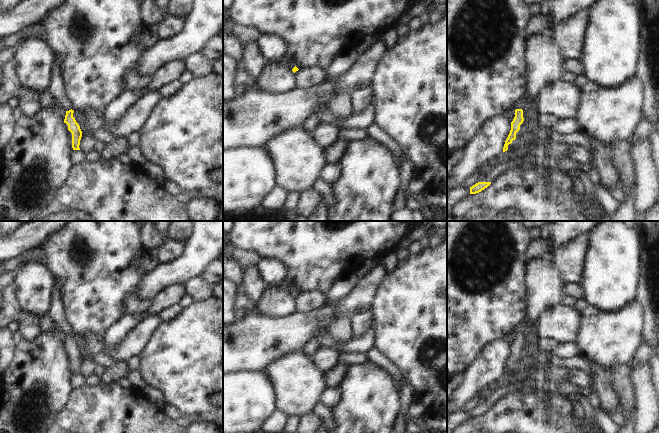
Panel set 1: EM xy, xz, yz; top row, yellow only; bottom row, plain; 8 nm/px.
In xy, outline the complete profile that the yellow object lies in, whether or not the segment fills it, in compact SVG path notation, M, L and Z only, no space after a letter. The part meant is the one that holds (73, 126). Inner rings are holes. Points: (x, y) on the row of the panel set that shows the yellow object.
M54 61L51 70L51 81L49 84L48 92L54 97L57 106L66 112L64 123L68 125L68 130L72 133L72 148L73 150L80 150L80 140L82 131L79 124L73 117L74 111L70 101L64 92L64 83L62 81L58 63Z

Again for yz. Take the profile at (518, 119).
M520 100L519 104L516 106L515 117L511 122L511 130L505 141L503 152L508 150L508 145L512 143L513 140L516 139L516 133L520 130L520 125L523 123L523 100Z

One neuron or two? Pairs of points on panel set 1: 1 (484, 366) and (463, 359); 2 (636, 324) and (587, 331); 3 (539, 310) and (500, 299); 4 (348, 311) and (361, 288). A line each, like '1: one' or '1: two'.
1: two
2: one
3: two
4: one

